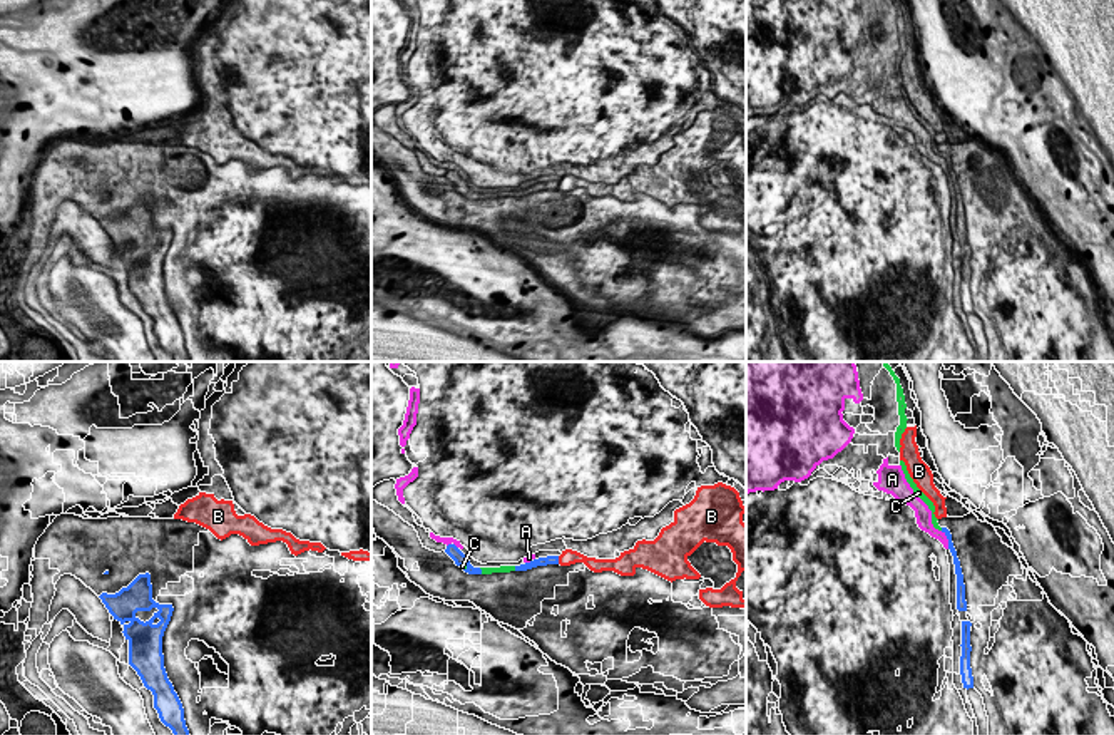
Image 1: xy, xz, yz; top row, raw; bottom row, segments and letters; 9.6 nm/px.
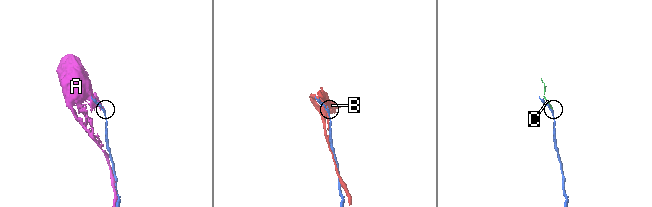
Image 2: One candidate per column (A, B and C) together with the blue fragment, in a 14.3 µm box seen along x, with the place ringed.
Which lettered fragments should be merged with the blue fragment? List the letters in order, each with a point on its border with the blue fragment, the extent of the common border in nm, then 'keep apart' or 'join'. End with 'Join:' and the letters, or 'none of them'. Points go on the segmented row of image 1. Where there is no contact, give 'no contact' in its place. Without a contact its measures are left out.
A: contact yz (947, 538); length 190 nm; keep apart
B: contact xz (557, 560); length 80 nm; keep apart
C: contact xz (480, 571); length 70 nm; join
Join: C

